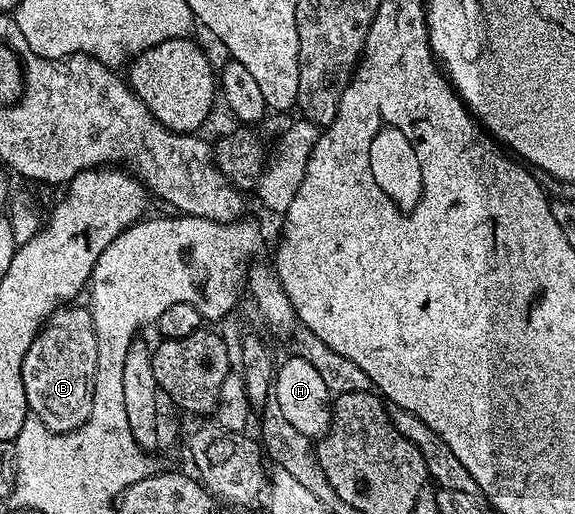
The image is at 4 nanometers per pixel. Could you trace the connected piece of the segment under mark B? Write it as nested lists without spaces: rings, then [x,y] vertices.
[[[69,303],[55,309],[44,322],[44,328],[30,343],[26,359],[22,363],[22,383],[31,416],[37,417],[52,433],[69,433],[86,423],[92,414],[94,387],[98,371],[98,339],[92,322],[92,310],[80,306],[80,303]]]

